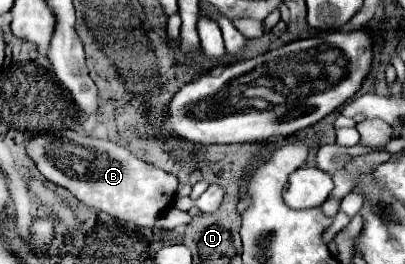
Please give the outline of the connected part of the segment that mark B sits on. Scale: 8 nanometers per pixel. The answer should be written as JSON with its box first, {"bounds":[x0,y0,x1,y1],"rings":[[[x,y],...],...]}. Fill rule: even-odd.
{"bounds":[28,129,178,227],"rings":[[[72,129],[42,133],[28,141],[28,157],[54,185],[68,189],[76,199],[108,213],[130,227],[152,227],[154,219],[172,205],[178,179],[134,157],[126,147],[106,139],[92,139]]]}

